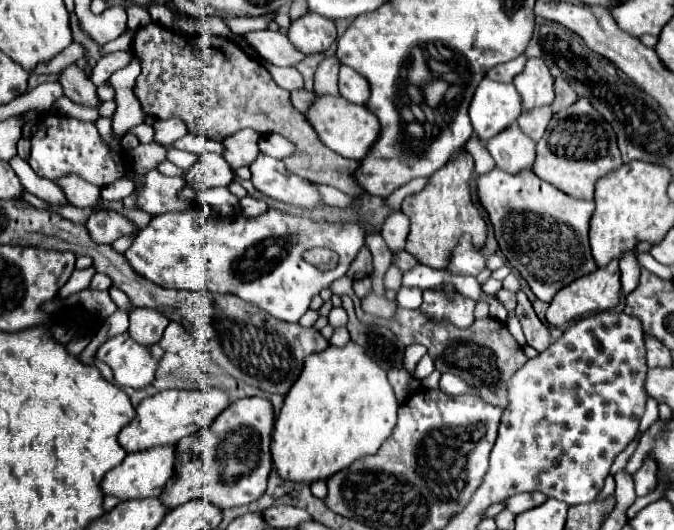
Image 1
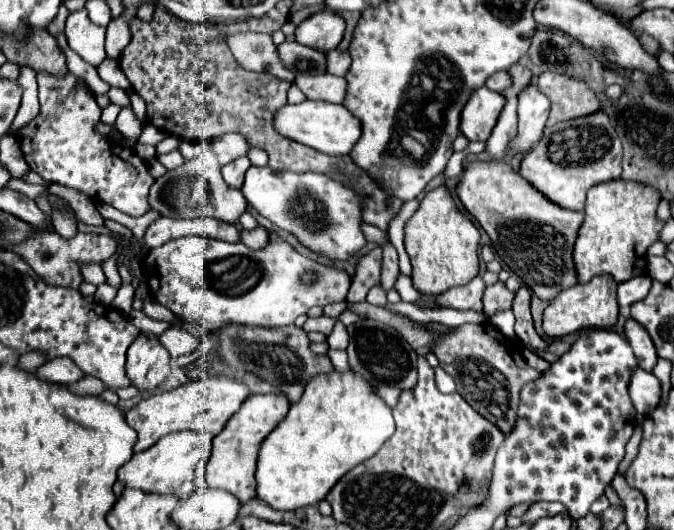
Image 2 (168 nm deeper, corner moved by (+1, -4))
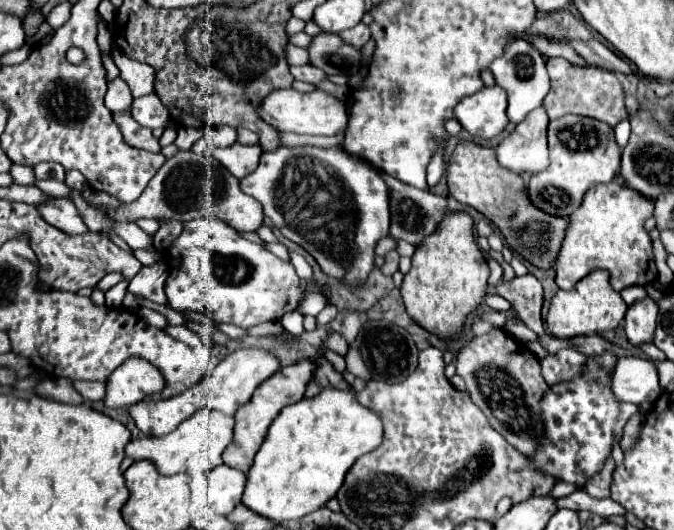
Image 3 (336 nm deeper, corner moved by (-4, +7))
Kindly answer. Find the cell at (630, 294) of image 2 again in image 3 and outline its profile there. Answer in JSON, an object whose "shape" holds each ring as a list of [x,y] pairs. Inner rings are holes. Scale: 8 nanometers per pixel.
{"shape":[[[631,285],[627,289],[621,289],[621,297],[627,305],[631,305],[633,301],[639,301],[643,297],[647,297],[647,287],[641,287],[641,285]]]}

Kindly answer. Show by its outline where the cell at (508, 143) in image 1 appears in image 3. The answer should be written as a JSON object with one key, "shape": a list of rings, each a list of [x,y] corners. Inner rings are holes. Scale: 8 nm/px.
{"shape":[[[523,39],[515,41],[515,45],[509,45],[507,53],[503,57],[495,59],[489,69],[493,71],[497,85],[501,85],[507,91],[507,97],[509,97],[507,117],[511,123],[523,121],[531,109],[535,109],[543,103],[543,99],[549,91],[549,75],[545,69],[543,55],[535,47],[531,47],[531,43],[527,43]]]}

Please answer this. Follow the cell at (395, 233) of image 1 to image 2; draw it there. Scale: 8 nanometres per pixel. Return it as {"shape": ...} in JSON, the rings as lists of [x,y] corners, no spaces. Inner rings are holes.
{"shape":[[[392,244],[384,246],[384,262],[382,262],[382,276],[380,276],[380,286],[384,290],[390,290],[398,278],[398,254]]]}

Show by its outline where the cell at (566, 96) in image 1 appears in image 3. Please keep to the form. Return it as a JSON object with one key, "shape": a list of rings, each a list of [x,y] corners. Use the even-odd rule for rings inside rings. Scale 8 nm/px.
{"shape":[[[549,57],[547,59],[547,71],[551,77],[551,89],[543,101],[549,119],[575,113],[599,119],[611,127],[615,127],[621,119],[627,117],[625,103],[623,103],[623,89],[617,81],[615,73],[609,73],[605,69],[593,67],[593,65],[573,65],[571,61],[563,57]]]}

